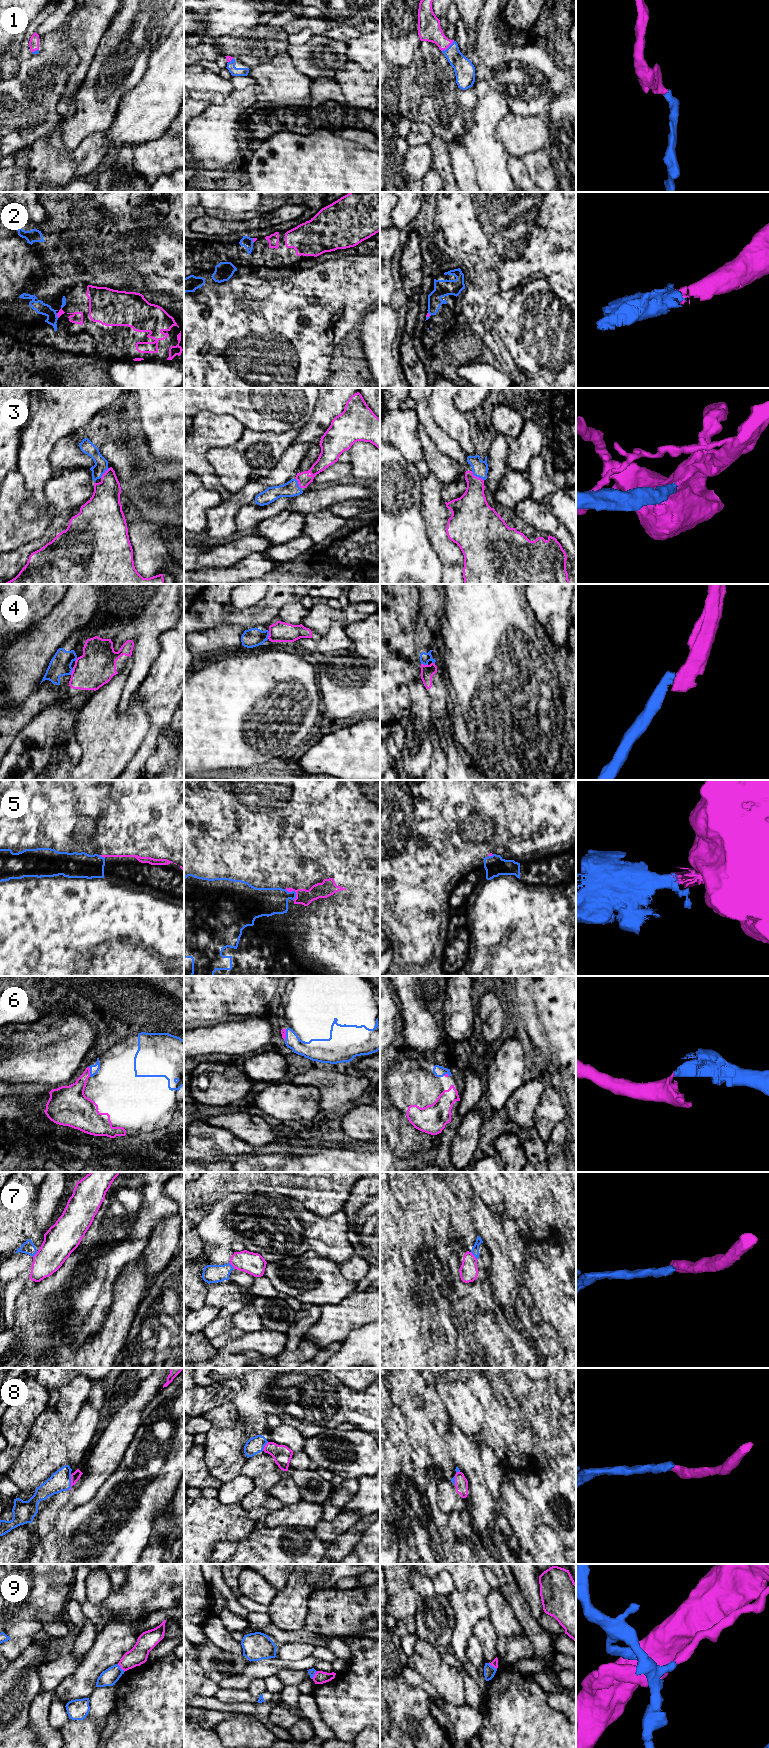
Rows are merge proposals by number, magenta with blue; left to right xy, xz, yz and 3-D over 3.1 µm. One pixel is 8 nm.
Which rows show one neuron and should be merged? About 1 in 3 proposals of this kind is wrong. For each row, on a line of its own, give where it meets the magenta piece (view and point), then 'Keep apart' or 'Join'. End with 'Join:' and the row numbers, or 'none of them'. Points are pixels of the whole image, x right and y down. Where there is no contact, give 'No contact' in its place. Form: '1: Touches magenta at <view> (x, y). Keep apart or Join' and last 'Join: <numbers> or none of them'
1: Touches magenta at yz (448, 46). Join
2: Touches magenta at yz (429, 315). Join
3: Touches magenta at yz (477, 477). Join
4: Touches magenta at xz (269, 635). Keep apart
5: Touches magenta at xz (293, 890). Keep apart
6: Touches magenta at xy (89, 1072). Join
7: Touches magenta at yz (474, 1256). Keep apart
8: Touches magenta at xy (71, 1482). Join
9: Touches magenta at xy (121, 1668). Keep apart
Join: 1, 2, 3, 6, 8

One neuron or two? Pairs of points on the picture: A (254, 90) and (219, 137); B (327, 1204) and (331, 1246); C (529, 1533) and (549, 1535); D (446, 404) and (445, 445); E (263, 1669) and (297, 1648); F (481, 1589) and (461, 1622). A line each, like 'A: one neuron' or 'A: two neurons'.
A: one neuron
B: two neurons
C: two neurons
D: two neurons
E: two neurons
F: one neuron

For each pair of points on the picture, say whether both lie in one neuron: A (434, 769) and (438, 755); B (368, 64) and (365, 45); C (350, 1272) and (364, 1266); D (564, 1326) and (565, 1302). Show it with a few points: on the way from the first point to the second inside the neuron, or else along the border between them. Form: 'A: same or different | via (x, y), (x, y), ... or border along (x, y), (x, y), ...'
A: same | via (437, 766), (438, 758)
B: same | via (368, 59), (368, 50)
C: same | via (353, 1269), (361, 1266)
D: same | via (565, 1320), (565, 1308)

